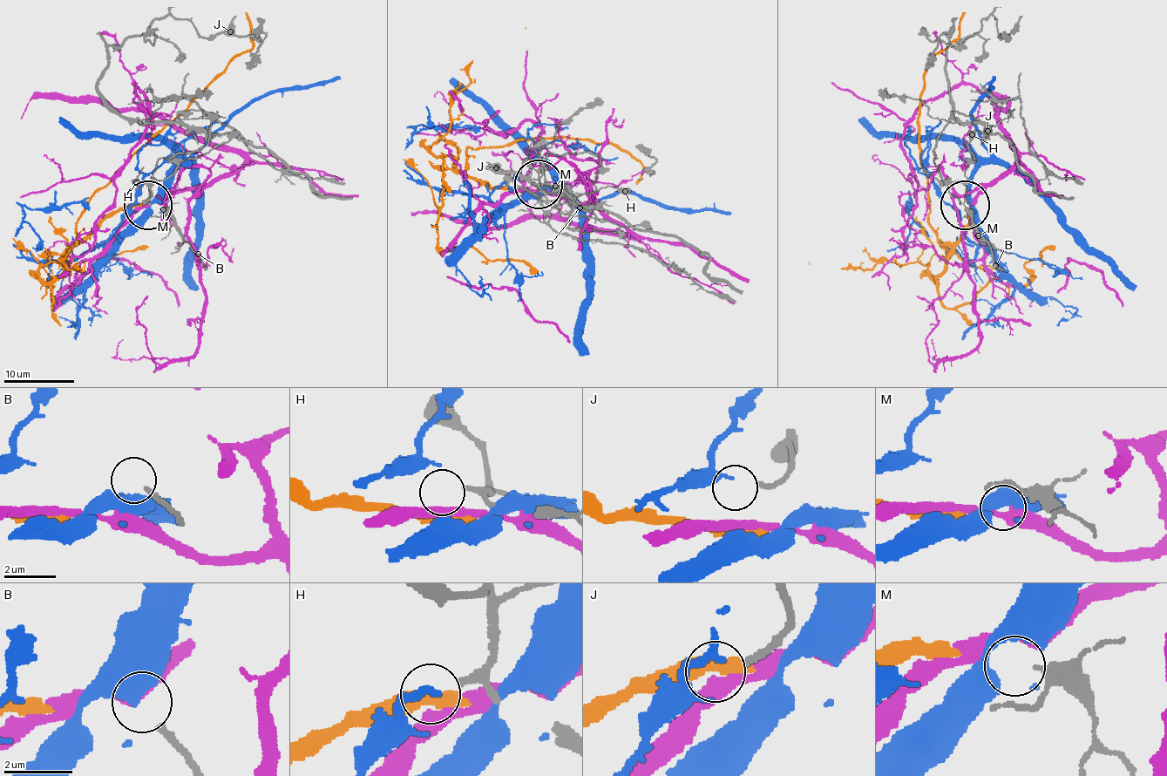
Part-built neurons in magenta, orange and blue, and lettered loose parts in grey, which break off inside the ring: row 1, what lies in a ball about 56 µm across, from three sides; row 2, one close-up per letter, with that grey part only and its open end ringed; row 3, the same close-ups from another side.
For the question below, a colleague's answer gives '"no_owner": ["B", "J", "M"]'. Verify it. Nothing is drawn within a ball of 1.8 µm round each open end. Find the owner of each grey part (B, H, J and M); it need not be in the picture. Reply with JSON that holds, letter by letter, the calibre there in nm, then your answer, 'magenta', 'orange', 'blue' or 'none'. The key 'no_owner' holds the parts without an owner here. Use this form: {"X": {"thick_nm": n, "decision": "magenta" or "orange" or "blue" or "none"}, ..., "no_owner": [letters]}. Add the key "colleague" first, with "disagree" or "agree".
{"colleague": "disagree", "B": {"thick_nm": 190, "decision": "none"}, "H": {"thick_nm": 160, "decision": "none"}, "J": {"thick_nm": 180, "decision": "none"}, "M": {"thick_nm": 280, "decision": "blue"}, "no_owner": ["B", "H", "J"]}

